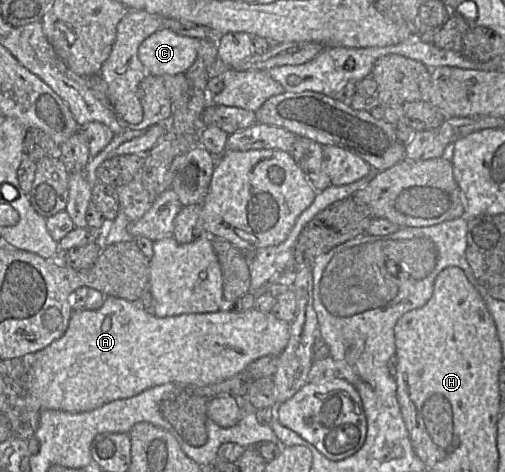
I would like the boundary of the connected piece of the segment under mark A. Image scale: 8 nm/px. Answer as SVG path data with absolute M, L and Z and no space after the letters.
M105 296L103 305L96 310L82 309L73 311L68 327L62 337L53 341L46 348L30 353L22 357L27 377L27 389L31 398L40 405L40 410L59 410L71 413L80 413L97 409L112 401L127 399L136 396L146 389L173 383L180 386L207 386L244 372L247 366L258 358L266 355L279 355L288 344L290 336L290 324L276 318L271 312L261 312L255 308L244 312L235 312L228 307L223 307L217 312L181 314L160 318L154 315L151 309L143 308L138 302L130 302L124 299Z

